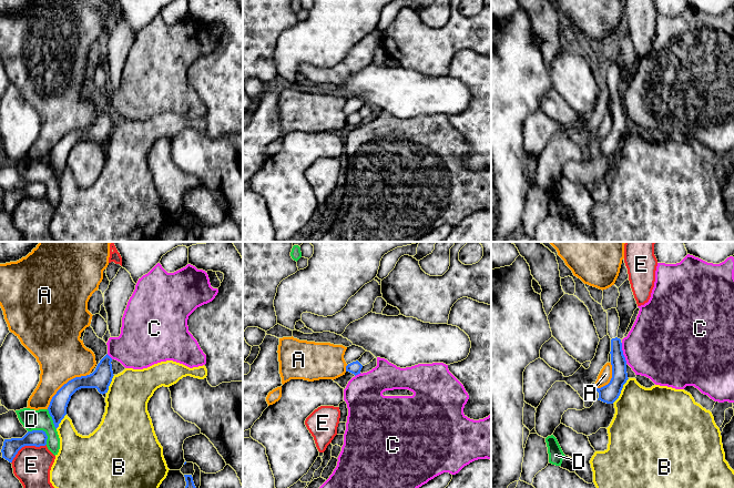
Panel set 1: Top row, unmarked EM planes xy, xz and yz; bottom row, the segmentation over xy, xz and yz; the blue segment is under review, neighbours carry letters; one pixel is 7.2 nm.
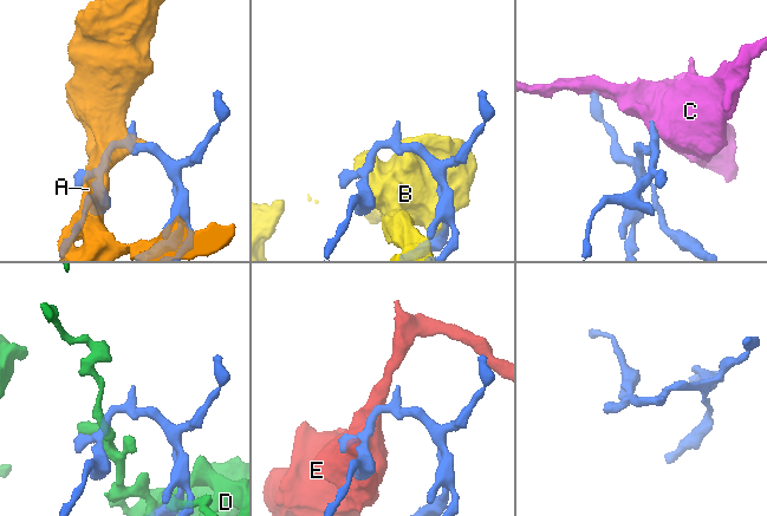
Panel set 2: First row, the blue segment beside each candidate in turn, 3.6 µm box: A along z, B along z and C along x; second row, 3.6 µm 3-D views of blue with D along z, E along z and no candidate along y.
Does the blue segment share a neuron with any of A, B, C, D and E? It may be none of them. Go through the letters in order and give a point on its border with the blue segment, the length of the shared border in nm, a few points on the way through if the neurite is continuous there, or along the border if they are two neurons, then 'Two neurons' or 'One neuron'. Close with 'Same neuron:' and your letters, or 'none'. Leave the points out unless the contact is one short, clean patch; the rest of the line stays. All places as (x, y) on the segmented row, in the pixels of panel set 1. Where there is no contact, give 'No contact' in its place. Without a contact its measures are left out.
A: Touches blue at xy (63, 385). Shared border 400 nm. Two neurons
B: Touches blue at yz (621, 389). Shared border 220 nm. Two neurons
C: Touches blue at yz (622, 353). Shared border 160 nm. Boundary: yz (621, 343), (621, 349), (627, 363). Two neurons
D: Touches blue at xy (42, 430). Shared border 170 nm. Two neurons
E: Touches blue at xy (26, 445). Shared border 300 nm. Two neurons
Same neuron: none

